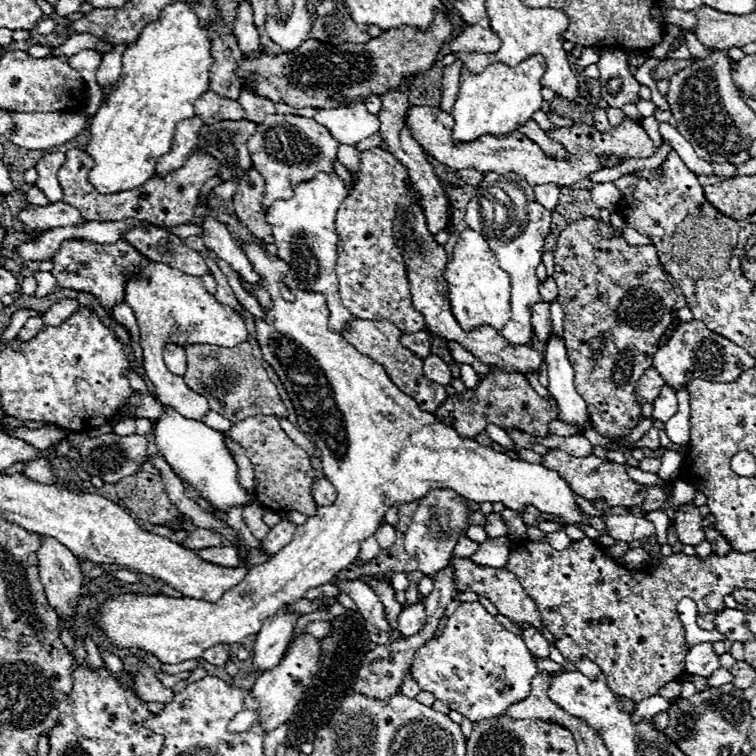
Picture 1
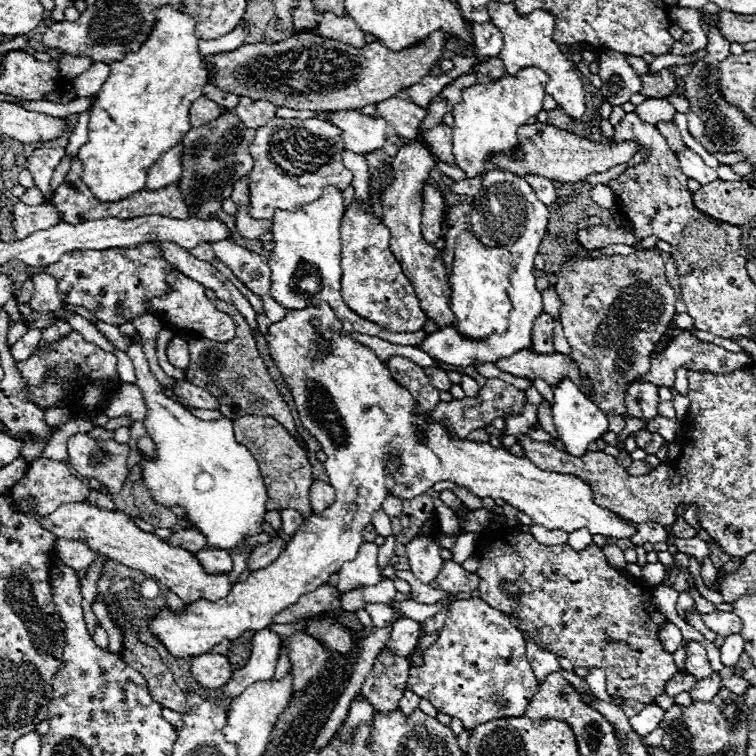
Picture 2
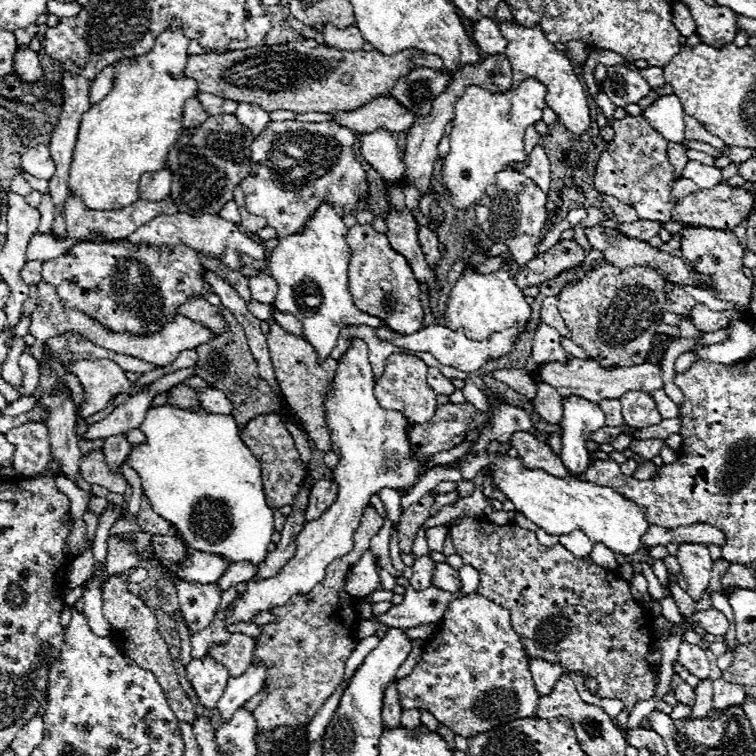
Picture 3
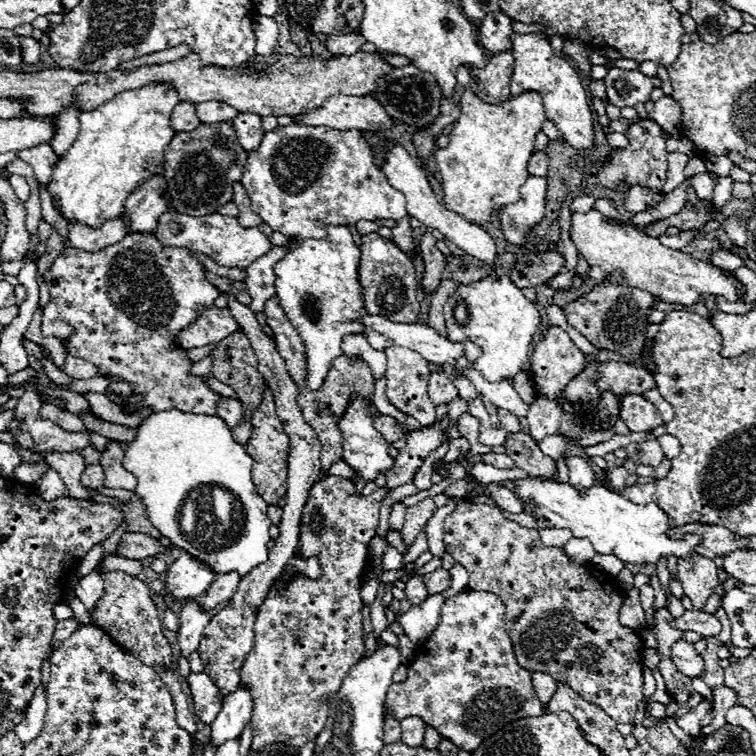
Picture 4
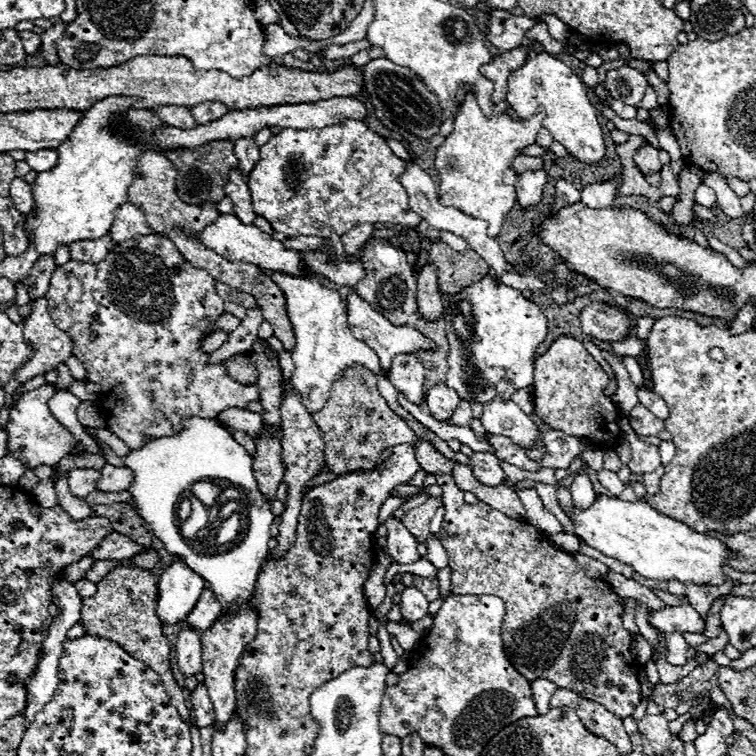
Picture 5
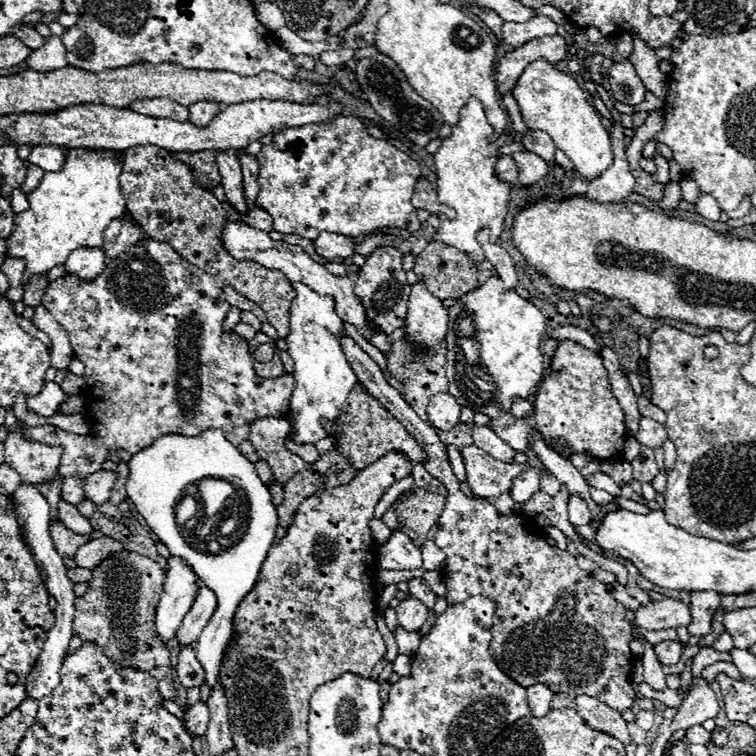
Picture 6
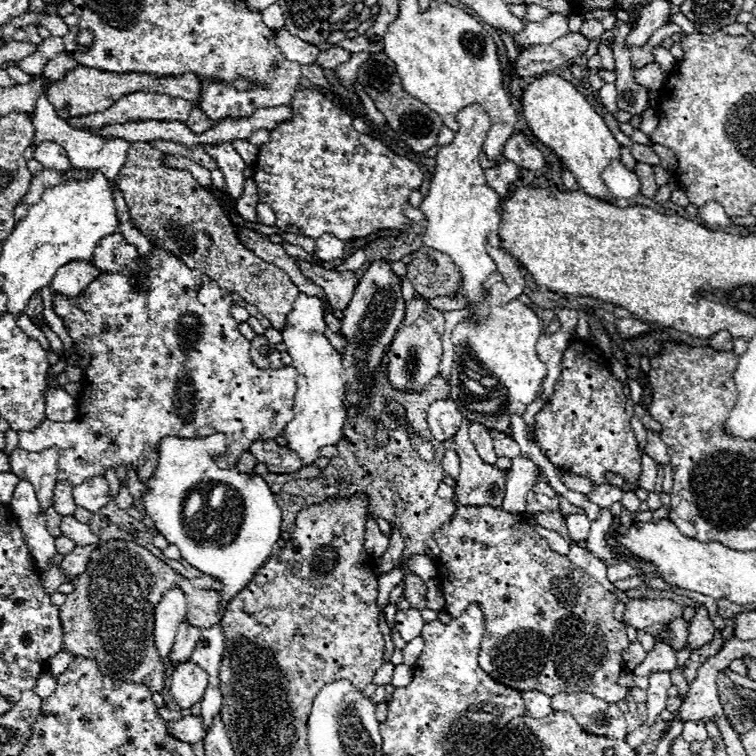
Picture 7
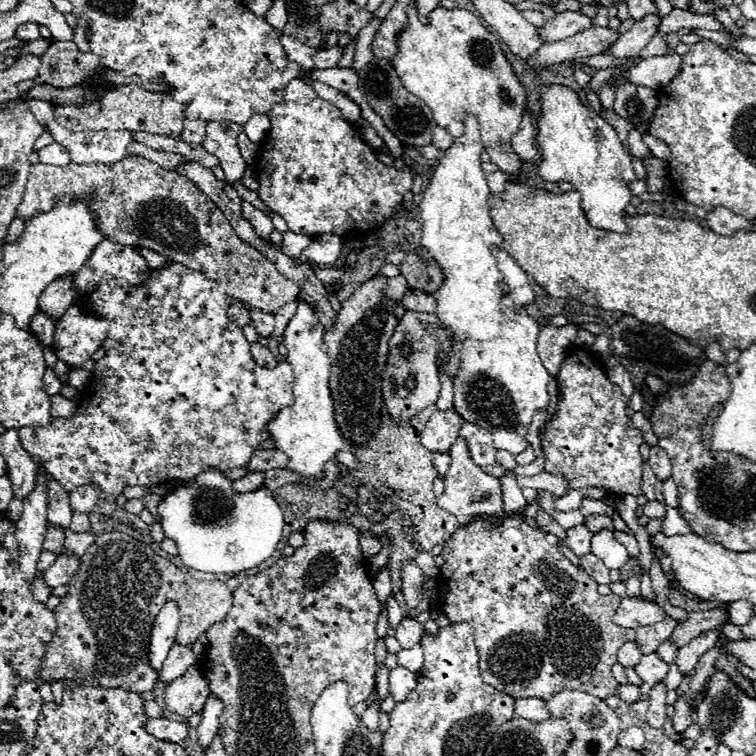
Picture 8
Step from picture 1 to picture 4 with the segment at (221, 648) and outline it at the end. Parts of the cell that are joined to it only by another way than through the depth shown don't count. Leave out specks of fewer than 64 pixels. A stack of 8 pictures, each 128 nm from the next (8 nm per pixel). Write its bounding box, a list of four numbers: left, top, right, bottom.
[188,672,222,724]

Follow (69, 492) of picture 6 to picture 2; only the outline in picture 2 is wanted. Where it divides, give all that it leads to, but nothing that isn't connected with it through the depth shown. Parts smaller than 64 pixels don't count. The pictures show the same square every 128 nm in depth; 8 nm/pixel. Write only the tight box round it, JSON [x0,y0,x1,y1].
[68,434,128,494]

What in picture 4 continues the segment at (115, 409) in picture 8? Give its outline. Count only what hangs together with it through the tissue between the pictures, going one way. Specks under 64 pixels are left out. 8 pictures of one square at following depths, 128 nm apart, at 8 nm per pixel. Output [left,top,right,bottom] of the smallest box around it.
[46,234,220,414]

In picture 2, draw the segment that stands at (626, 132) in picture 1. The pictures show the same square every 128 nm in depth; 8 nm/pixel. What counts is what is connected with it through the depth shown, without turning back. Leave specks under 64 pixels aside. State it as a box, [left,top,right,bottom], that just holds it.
[374,96,640,182]

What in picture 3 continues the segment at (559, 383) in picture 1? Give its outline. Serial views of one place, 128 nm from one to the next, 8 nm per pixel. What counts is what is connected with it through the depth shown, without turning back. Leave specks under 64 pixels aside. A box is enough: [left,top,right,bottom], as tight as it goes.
[562,396,606,476]

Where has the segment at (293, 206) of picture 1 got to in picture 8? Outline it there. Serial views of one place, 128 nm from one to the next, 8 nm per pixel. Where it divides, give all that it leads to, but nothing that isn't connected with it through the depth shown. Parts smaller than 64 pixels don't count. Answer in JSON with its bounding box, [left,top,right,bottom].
[268,302,346,478]

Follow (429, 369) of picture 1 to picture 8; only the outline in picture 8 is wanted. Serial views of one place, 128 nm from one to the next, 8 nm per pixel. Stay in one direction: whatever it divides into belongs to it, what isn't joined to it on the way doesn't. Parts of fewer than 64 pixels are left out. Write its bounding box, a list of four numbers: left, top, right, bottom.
[420,410,464,452]

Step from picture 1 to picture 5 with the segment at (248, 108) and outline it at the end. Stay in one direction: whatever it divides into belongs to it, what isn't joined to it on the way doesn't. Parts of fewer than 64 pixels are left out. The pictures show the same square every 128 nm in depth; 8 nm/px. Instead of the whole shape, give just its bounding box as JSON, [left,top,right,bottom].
[234,138,260,178]

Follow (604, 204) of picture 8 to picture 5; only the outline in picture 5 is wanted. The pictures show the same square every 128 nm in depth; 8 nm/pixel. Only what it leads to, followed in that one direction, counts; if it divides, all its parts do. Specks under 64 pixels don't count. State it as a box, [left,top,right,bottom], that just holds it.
[506,50,606,164]

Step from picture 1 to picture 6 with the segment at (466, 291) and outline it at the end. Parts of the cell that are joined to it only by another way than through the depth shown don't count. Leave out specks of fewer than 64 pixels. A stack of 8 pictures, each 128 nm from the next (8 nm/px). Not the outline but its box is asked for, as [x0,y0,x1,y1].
[446,276,546,418]

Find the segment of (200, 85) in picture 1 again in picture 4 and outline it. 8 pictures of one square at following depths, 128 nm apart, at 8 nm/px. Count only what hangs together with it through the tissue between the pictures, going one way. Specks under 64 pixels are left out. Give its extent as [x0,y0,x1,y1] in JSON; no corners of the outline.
[46,84,178,228]

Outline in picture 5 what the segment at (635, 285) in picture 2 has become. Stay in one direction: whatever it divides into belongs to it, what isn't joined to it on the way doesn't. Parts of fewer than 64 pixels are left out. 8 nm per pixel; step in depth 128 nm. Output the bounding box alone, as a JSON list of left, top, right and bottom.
[580,304,630,342]

